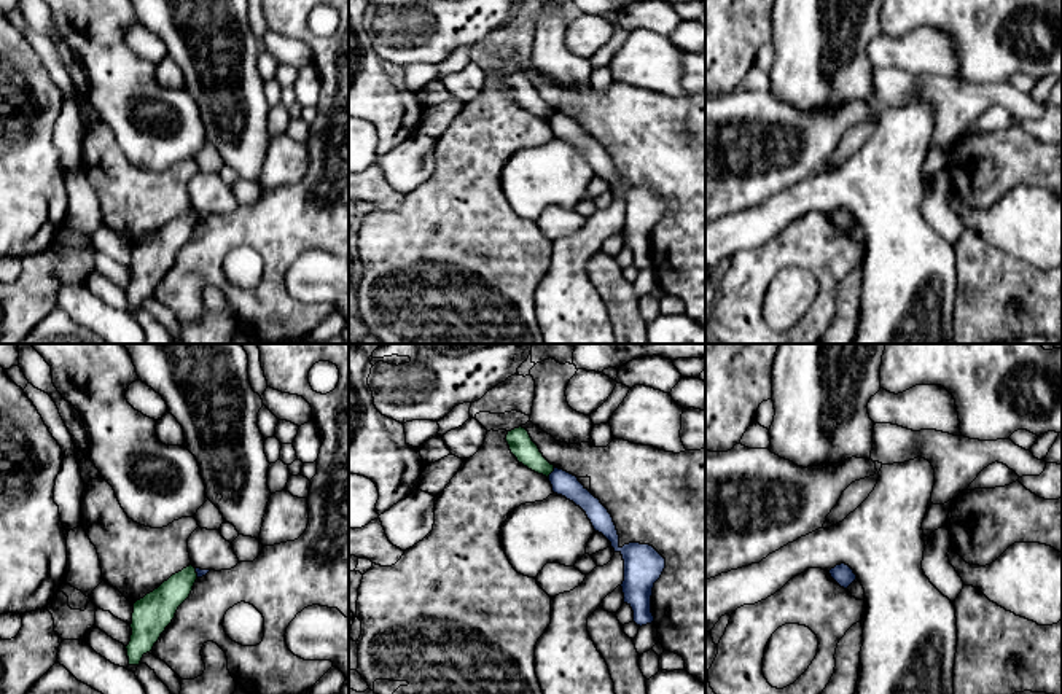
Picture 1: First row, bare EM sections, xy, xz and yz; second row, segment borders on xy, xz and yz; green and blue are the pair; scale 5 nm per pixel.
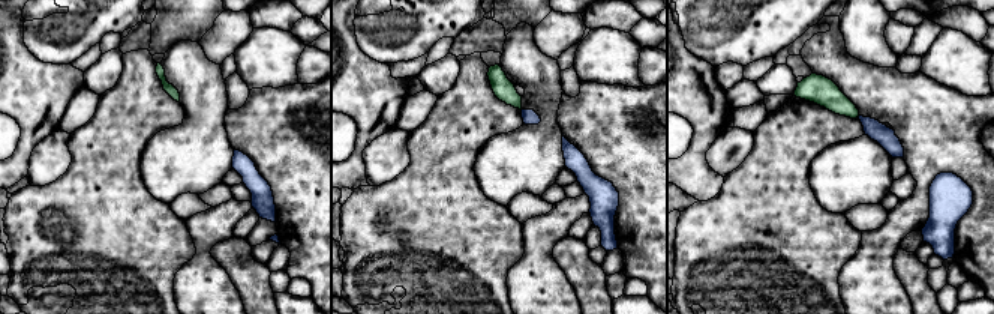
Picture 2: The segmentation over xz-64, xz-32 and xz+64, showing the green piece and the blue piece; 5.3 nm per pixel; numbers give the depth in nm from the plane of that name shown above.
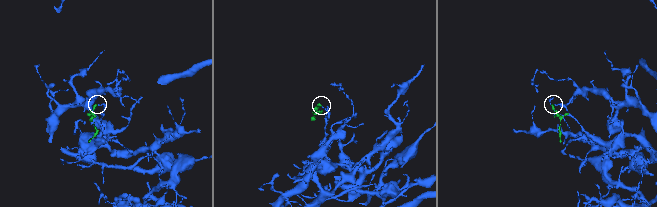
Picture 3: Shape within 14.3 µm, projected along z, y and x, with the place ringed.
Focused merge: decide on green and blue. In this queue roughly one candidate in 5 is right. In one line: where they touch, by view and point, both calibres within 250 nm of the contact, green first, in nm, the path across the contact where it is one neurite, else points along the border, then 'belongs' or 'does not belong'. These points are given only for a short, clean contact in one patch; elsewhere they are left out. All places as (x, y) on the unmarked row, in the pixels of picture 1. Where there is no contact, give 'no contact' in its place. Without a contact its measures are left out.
contact xz (551, 115); calibres 120 and 120 nm; border xz (554, 112), (548, 121); does not belong

